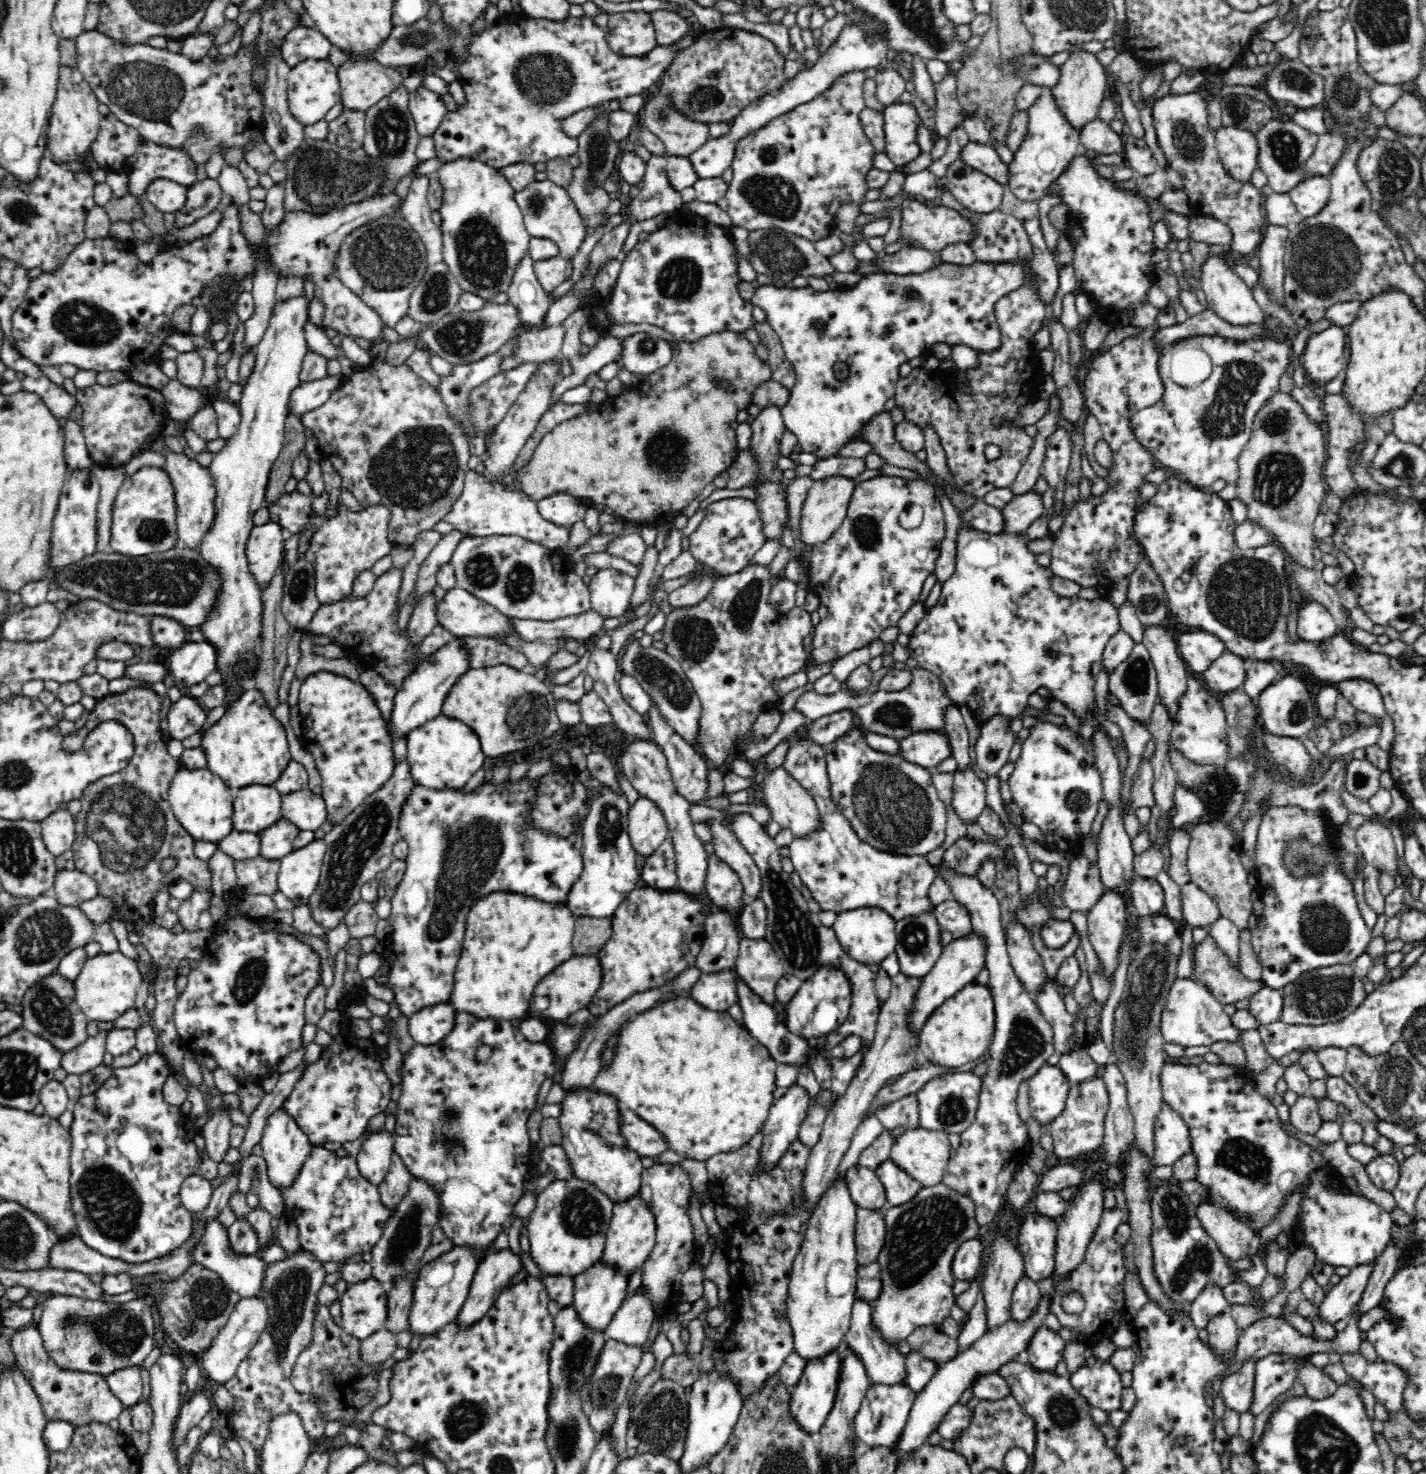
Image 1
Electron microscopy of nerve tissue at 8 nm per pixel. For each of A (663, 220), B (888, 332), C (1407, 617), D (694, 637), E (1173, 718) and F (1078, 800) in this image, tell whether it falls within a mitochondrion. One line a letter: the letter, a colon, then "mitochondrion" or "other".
A: other
B: mitochondrion
C: other
D: mitochondrion
E: other
F: mitochondrion

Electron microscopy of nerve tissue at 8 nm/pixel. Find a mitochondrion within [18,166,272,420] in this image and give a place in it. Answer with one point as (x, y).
(86, 324)

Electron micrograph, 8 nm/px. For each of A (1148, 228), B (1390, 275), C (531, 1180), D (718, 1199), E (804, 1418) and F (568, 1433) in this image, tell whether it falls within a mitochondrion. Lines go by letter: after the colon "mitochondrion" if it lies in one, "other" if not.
A: other
B: other
C: other
D: other
E: other
F: mitochondrion

